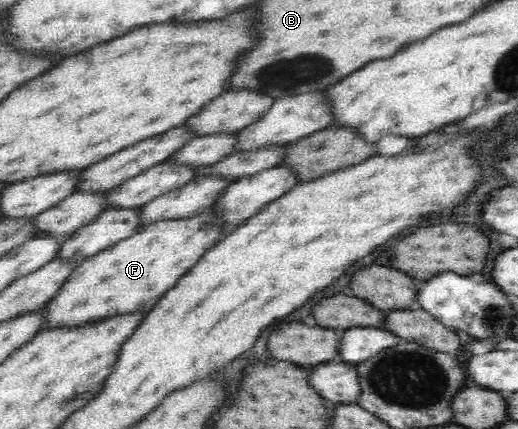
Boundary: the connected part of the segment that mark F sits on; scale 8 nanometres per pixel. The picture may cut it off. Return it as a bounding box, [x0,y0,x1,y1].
[39,212,222,332]

